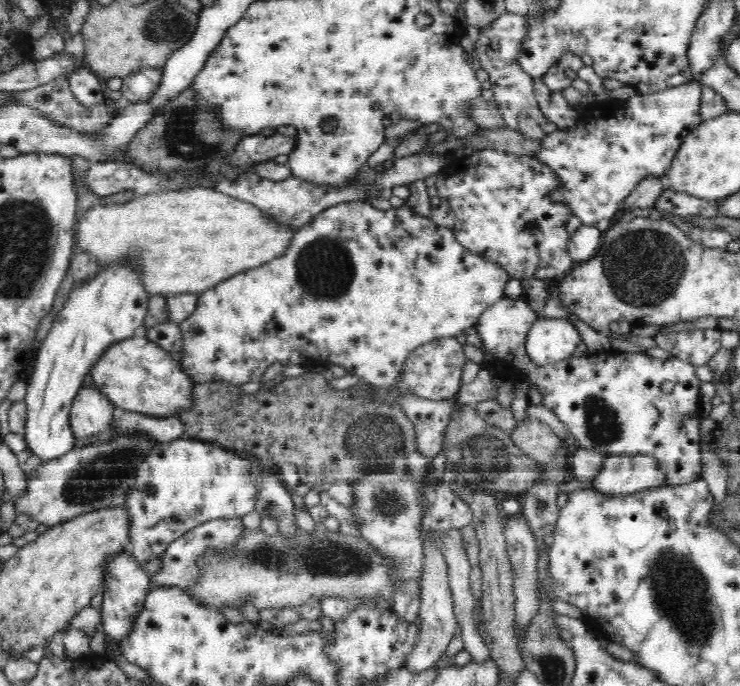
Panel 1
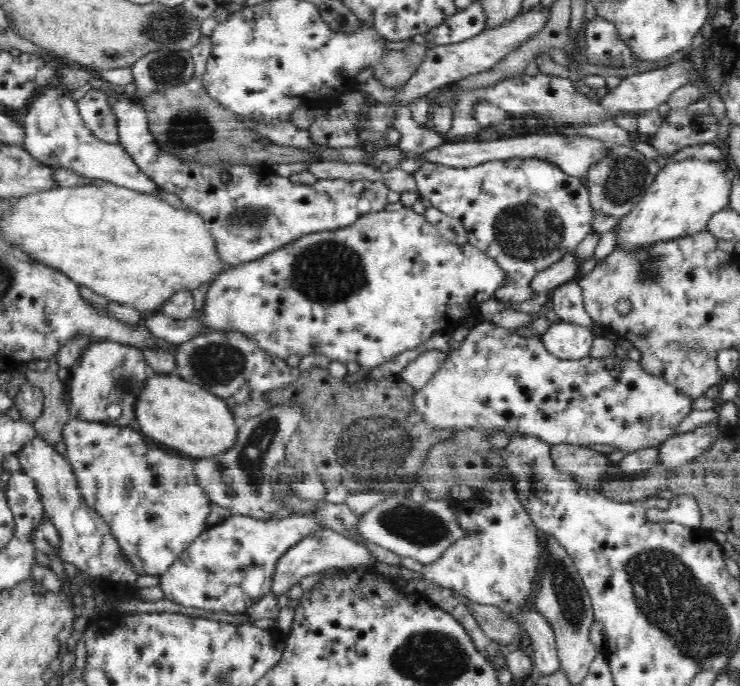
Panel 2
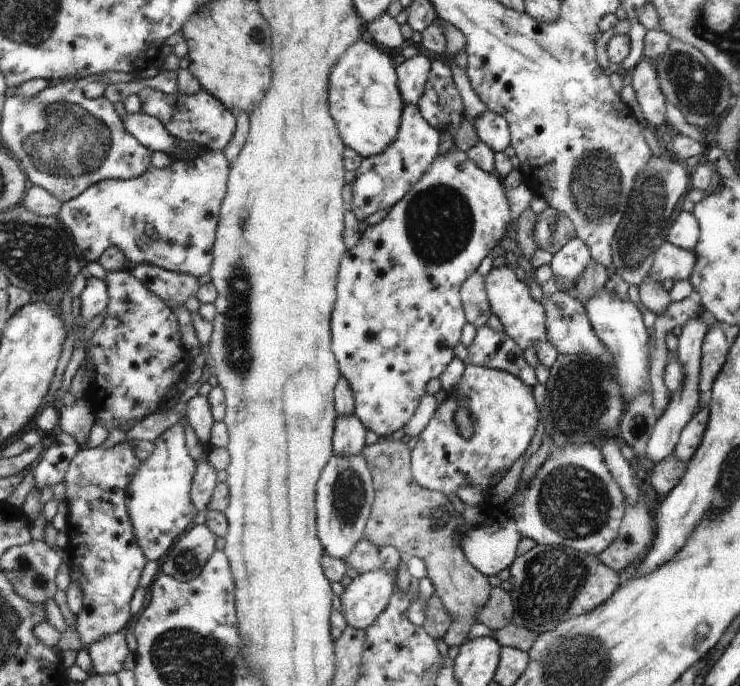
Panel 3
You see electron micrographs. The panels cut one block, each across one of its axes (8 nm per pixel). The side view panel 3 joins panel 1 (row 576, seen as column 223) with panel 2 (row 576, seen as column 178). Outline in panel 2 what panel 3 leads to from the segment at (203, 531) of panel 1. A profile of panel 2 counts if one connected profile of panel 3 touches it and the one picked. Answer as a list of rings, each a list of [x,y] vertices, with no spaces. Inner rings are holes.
[[[304,514],[288,518],[258,520],[250,516],[232,515],[215,525],[208,526],[179,555],[170,568],[159,575],[159,586],[164,598],[182,606],[202,610],[246,613],[249,606],[270,594],[272,576],[278,559],[304,536],[327,528],[318,519]]]

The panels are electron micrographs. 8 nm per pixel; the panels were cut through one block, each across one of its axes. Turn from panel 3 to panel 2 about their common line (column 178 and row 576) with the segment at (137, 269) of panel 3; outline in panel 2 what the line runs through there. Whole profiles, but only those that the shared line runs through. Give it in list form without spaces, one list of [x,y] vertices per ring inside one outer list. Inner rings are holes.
[[[320,528],[310,536],[304,536],[300,542],[296,542],[278,559],[272,576],[272,588],[270,593],[284,594],[287,590],[300,582],[305,576],[324,571],[325,568],[336,568],[338,565],[358,565],[370,560],[370,550],[362,544],[348,539],[330,528]]]

